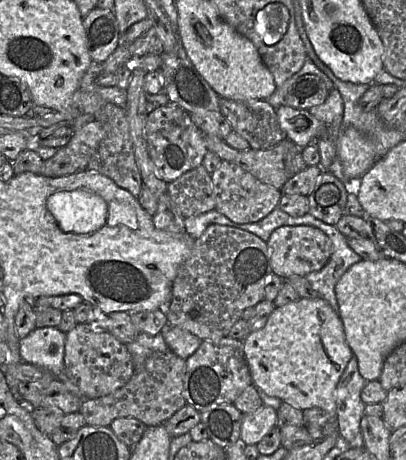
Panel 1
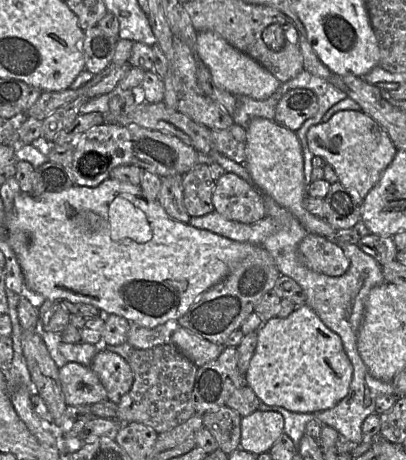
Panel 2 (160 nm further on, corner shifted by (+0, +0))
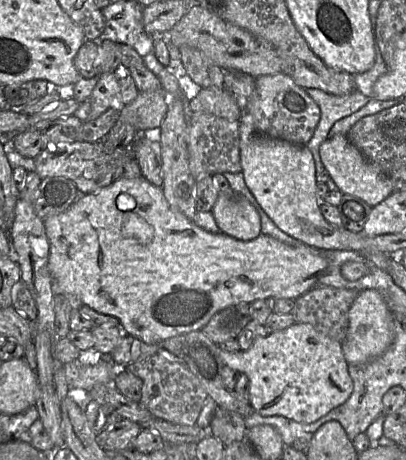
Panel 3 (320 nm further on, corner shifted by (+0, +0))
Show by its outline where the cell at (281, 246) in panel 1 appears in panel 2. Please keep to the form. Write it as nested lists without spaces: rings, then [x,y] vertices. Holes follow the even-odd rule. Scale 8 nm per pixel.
[[[308,233],[298,247],[302,262],[312,271],[331,277],[345,274],[350,266],[349,259],[336,242]]]

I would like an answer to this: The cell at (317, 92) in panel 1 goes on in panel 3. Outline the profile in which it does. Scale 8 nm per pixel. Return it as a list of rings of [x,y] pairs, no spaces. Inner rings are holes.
[[[285,73],[257,77],[255,89],[243,112],[252,115],[259,134],[302,146],[312,138],[320,120],[317,103]]]

